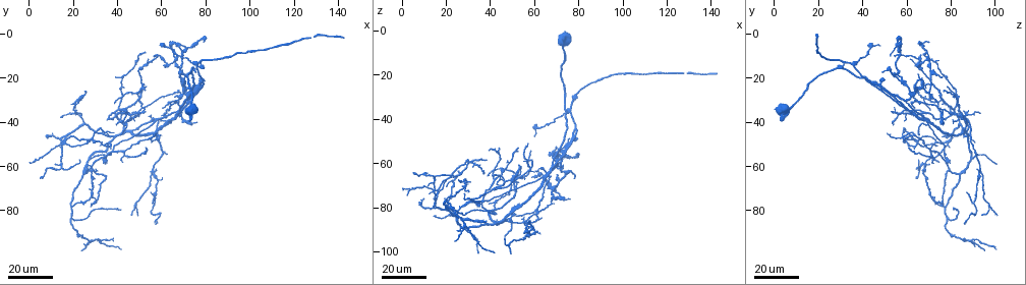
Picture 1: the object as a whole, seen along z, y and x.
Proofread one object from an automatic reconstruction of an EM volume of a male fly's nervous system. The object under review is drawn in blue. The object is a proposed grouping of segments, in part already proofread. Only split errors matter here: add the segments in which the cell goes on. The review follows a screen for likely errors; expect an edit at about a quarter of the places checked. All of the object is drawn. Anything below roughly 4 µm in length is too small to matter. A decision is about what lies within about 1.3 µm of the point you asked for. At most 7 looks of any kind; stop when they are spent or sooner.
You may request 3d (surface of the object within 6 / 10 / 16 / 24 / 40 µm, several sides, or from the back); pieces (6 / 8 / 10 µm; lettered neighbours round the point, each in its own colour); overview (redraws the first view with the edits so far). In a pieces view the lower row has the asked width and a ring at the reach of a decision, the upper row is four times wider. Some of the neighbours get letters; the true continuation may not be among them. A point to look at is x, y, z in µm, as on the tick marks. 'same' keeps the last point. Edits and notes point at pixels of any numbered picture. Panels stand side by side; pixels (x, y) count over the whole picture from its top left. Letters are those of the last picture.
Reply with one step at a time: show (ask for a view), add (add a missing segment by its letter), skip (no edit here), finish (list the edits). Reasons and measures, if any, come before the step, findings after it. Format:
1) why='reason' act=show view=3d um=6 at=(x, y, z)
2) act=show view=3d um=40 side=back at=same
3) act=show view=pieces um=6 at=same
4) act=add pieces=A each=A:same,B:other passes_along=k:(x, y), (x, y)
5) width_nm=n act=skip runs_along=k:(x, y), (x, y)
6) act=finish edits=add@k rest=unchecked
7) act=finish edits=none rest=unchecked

why='an open end' act=show view=3d um=40 at=(70, 10, 53)

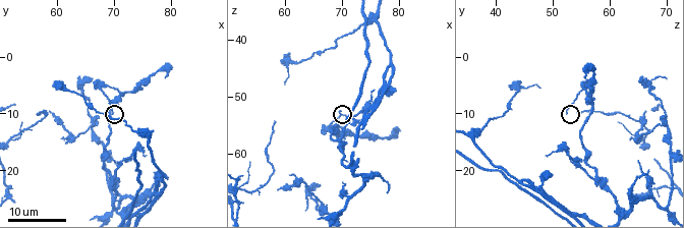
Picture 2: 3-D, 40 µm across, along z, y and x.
act=show view=pieces um=10 at=(69.5, 10.0, 52.5)

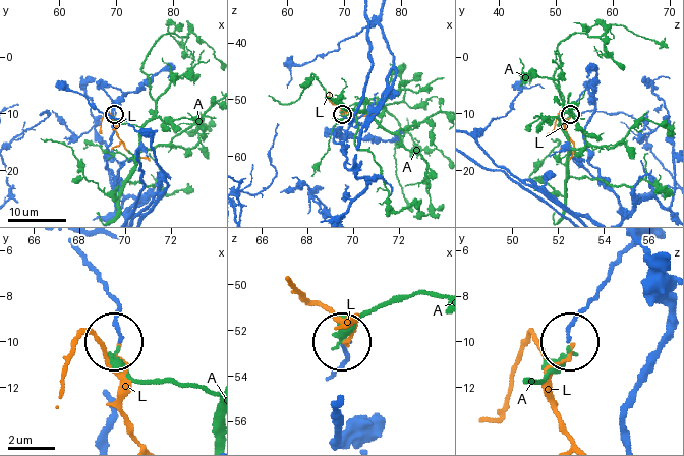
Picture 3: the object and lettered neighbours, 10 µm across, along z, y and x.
act=skip each=A:other,L:other runs_along=3:(110, 134), (121, 93), (109, 86), (114, 113) found='no lettered segment goes on from it'

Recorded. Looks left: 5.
why='an open end' act=show view=3d um=24 at=(54, 52, 61)

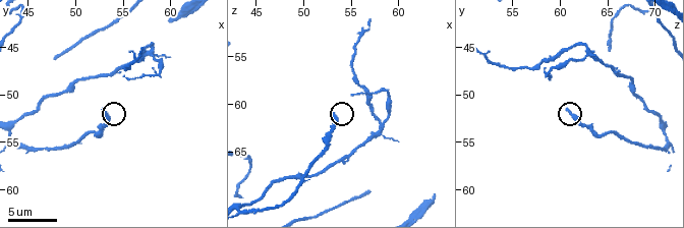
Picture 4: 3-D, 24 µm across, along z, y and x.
act=show view=pieces um=10 at=(53.0, 51.8, 60.8)

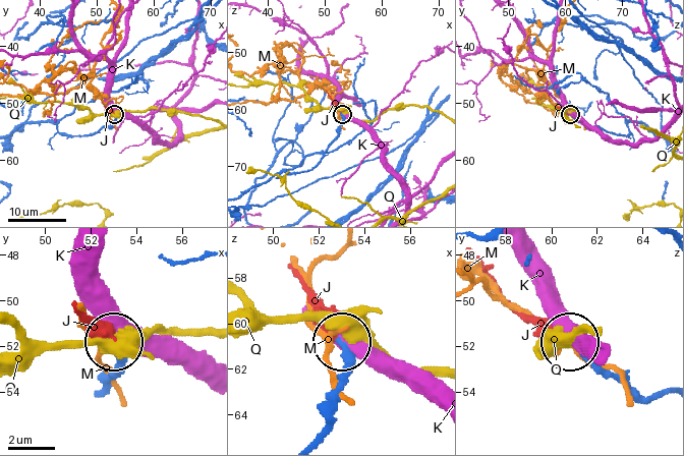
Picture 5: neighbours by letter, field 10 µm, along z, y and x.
width_nm=220 act=add pieces=J each=J:same,K:other,M:other,Q:other found='the cell continues'

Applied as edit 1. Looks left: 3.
act=show view=overview

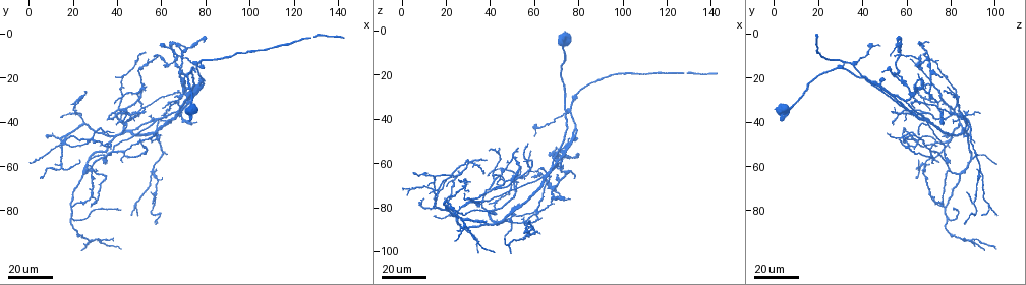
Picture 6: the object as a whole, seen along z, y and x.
why='long arm stops here' act=show view=3d um=40 at=(40, 79, 83)

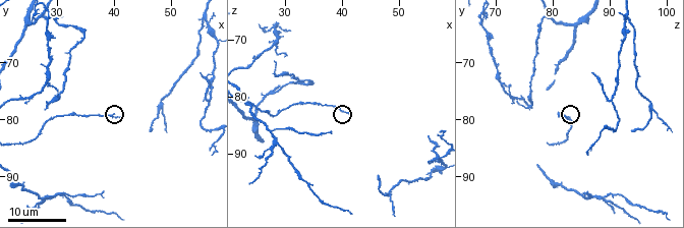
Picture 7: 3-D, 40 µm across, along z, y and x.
why='what lies round it' act=show view=pieces um=6 at=(41.0, 79.5, 82.5)

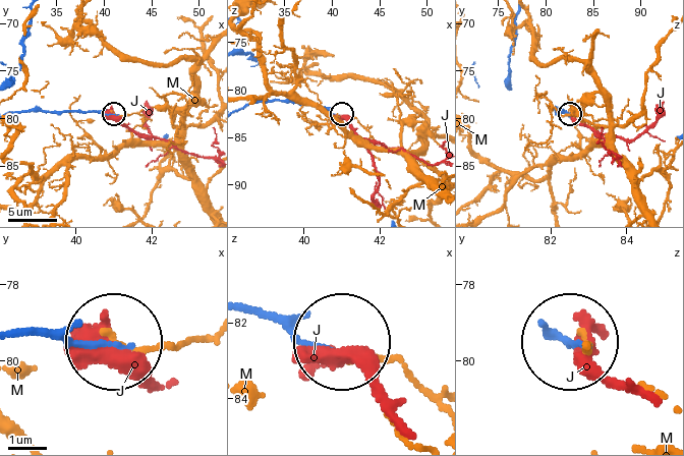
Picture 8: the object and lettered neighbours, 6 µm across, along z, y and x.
width_nm=130 act=skip each=J:other,M:other runs_along=8:(24, 336), (109, 346) found='none of them fits'

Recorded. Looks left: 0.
act=finish edits=add@5 rest=unchecked

